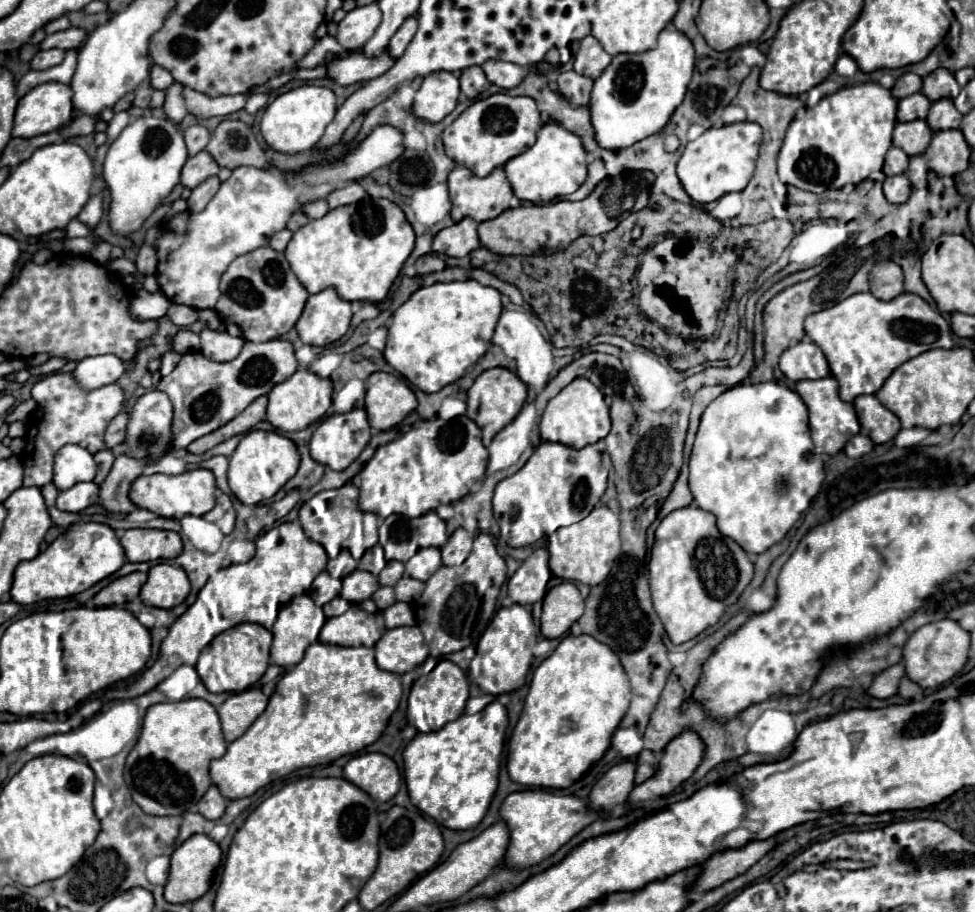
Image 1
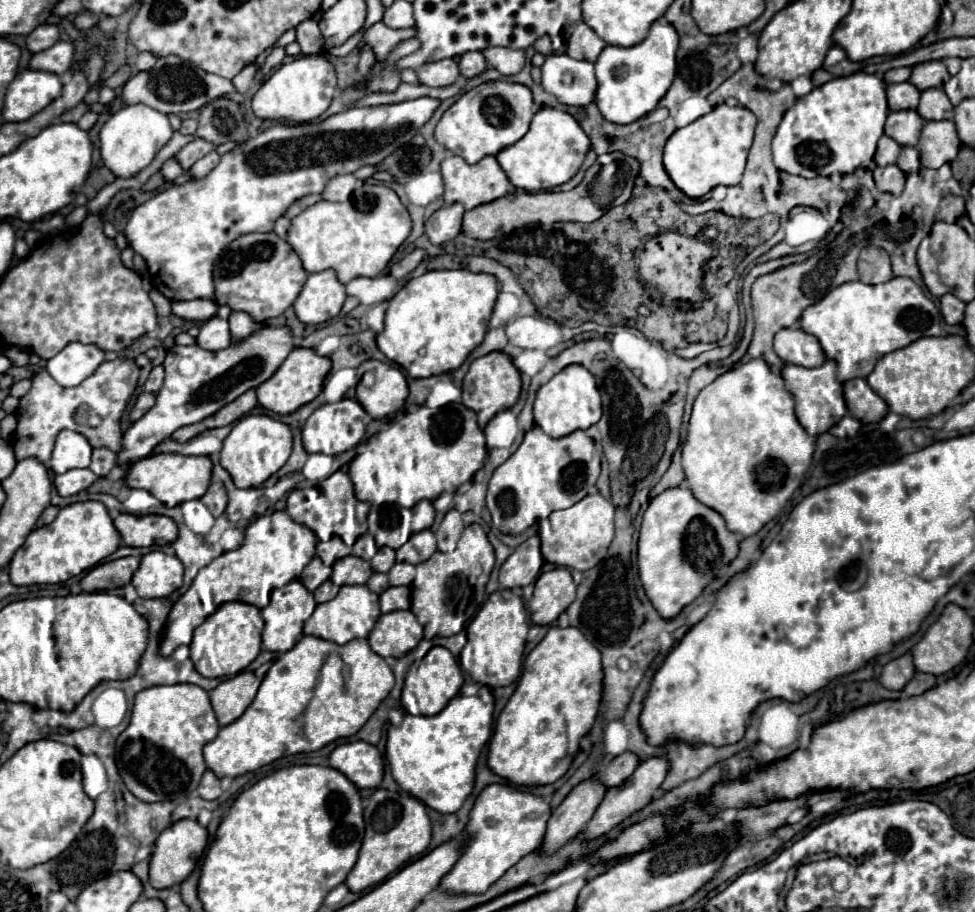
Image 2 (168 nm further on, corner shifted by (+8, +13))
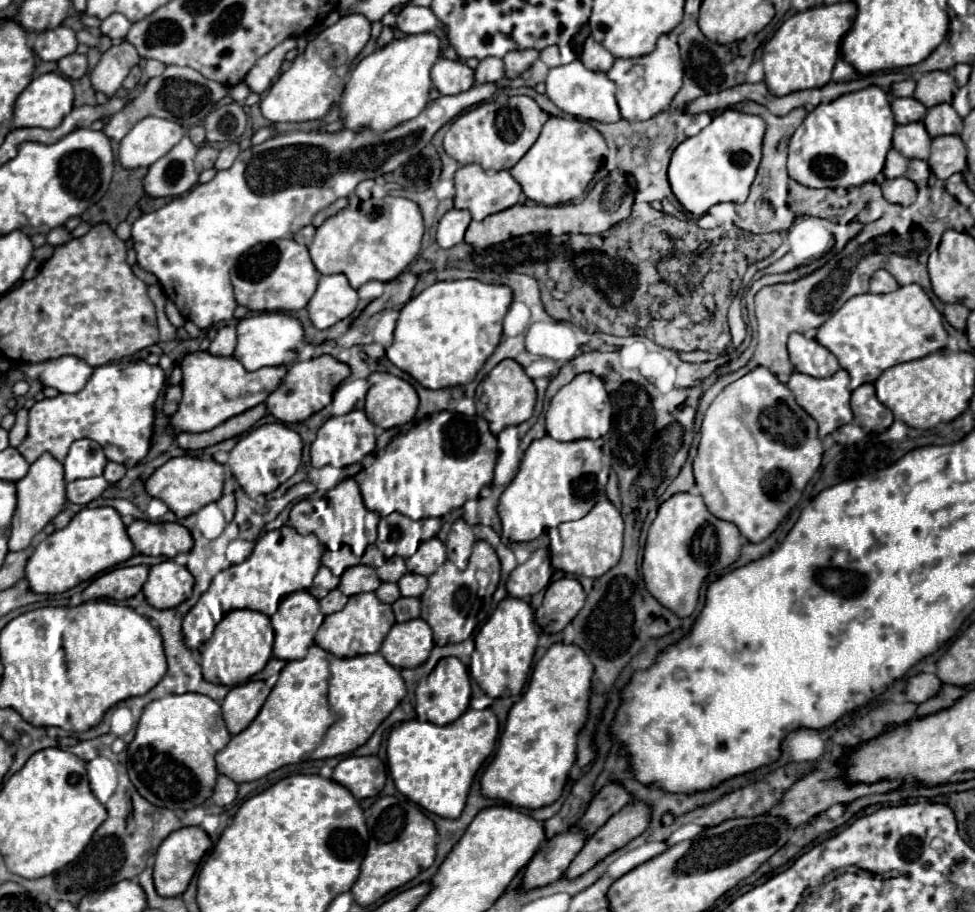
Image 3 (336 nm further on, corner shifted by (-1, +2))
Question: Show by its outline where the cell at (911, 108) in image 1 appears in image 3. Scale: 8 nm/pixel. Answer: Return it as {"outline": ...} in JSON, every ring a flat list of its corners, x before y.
{"outline":[[897,97,897,99,893,99,891,107,893,107,895,121,899,125,913,123,913,121,923,121,925,115,927,115,927,107,923,103,917,103,917,99,913,99,913,97,907,97,907,99]]}

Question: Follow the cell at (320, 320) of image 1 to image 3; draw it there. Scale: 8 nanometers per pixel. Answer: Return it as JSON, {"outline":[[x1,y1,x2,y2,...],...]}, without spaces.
{"outline":[[323,275,317,291,311,297,307,311,313,327,327,329,337,321,349,317,357,307,357,291,349,285,345,275]]}

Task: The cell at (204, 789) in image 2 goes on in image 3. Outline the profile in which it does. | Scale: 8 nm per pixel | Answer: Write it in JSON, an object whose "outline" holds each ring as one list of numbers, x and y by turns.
{"outline":[[219,775,217,777,217,785,215,785,215,791,213,791,213,803,219,805,219,807,225,807,229,803,233,803,237,797,237,783,233,783,229,777,225,775]]}

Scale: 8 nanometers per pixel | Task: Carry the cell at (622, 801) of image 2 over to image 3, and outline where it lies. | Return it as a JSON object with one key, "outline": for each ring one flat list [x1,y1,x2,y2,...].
{"outline":[[629,803,619,813,615,813,603,827,597,829,571,861,565,877,577,877,589,871,595,863,605,859,609,853,621,849,631,839,639,837,649,827,649,807,645,803]]}

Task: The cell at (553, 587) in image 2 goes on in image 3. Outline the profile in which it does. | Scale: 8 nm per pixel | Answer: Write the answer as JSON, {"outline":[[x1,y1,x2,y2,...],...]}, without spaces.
{"outline":[[563,577,553,581,547,591,543,605,537,609,537,625,545,633,561,633,567,623,571,623,573,615,581,611,585,603,585,591,575,577]]}

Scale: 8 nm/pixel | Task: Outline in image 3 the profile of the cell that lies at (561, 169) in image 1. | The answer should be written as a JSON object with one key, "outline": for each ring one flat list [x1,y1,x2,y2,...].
{"outline":[[549,117,535,145,509,169,513,179,521,185,523,193,541,205,559,205,579,197,591,183,595,171,604,162,607,145,597,129,579,119]]}

